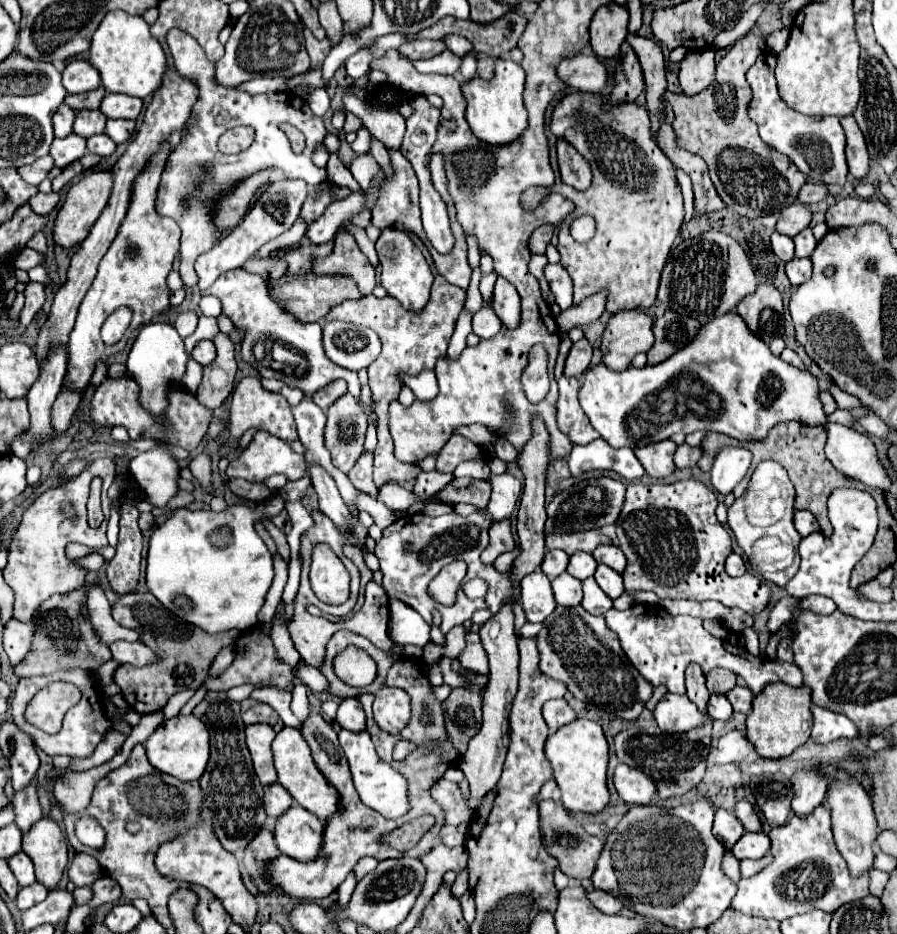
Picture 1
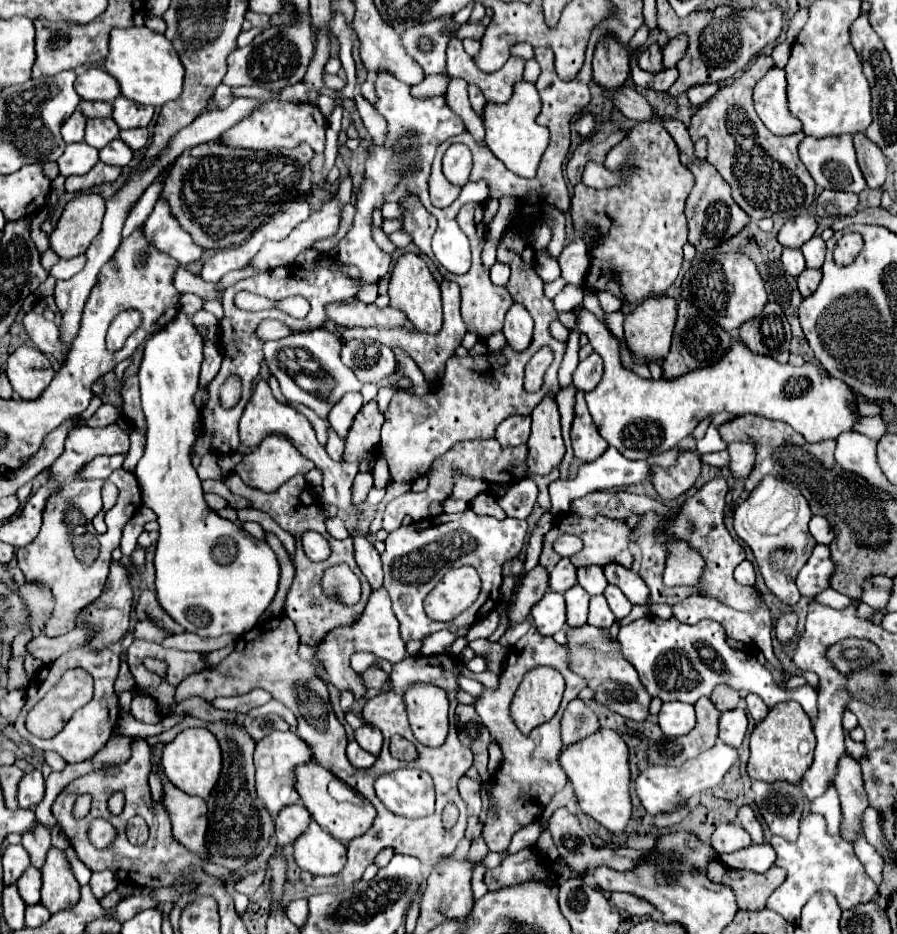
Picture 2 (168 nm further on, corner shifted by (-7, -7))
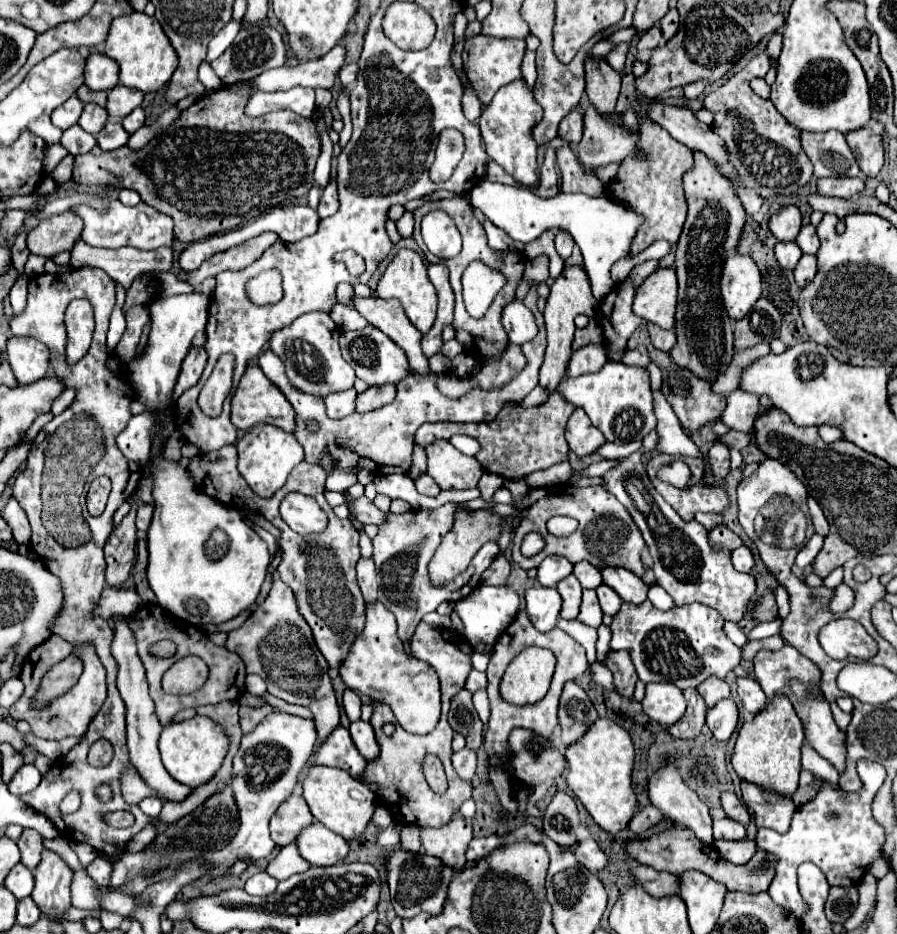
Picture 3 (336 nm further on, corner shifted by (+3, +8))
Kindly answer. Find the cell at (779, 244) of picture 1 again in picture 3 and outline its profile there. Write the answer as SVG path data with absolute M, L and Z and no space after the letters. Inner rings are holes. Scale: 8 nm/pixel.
M794 241L776 245L776 259L784 269L794 269L796 263L800 261L800 257L802 257L802 251Z

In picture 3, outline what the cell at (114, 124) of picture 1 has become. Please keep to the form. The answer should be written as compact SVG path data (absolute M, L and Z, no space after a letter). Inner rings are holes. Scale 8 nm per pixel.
M138 107L138 109L134 109L130 115L126 115L124 119L122 119L122 125L124 125L124 129L132 135L136 129L140 129L142 125L144 125L144 109L142 107Z

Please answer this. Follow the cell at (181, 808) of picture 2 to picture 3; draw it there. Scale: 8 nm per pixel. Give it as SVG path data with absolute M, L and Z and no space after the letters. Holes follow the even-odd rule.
M120 619L114 621L114 639L112 639L112 655L118 661L118 691L120 697L126 703L126 727L128 727L128 751L130 751L130 763L138 769L138 773L144 777L144 781L160 791L168 801L184 801L192 789L186 785L180 785L178 781L172 781L168 777L168 771L164 769L160 761L158 751L158 739L162 733L162 725L154 713L154 701L148 695L148 683L146 683L146 671L136 651L136 639L132 637L132 629L128 629L128 621Z

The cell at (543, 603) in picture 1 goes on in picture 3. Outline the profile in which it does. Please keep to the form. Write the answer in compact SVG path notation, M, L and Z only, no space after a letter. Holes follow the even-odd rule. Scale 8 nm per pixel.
M532 587L526 593L526 611L534 623L534 627L542 633L556 627L560 619L562 597L554 587Z

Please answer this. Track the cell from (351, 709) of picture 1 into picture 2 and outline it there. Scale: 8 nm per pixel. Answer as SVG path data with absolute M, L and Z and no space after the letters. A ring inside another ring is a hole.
M364 724L362 728L356 730L356 742L364 750L372 752L374 756L378 756L380 748L382 748L382 732L378 732L378 728L374 728L372 724Z

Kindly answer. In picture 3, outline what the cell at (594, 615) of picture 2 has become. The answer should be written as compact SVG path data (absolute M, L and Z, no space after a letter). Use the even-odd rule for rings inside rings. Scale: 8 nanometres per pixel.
M586 589L586 591L584 591L584 597L582 597L582 607L580 607L578 621L582 621L582 623L588 625L588 627L598 629L598 627L602 625L602 617L604 617L604 613L602 613L602 609L600 609L600 605L598 605L596 593L590 591L590 589Z

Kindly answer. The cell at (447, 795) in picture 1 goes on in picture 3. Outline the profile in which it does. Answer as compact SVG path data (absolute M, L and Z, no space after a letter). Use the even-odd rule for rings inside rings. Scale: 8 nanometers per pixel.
M460 749L452 755L452 765L456 769L456 773L462 779L472 779L474 771L476 771L476 751L474 749Z

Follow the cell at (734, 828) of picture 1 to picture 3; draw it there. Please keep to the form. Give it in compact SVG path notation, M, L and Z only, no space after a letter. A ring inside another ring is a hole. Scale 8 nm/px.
M728 817L714 821L714 839L730 839L730 841L740 841L746 837L744 825L738 821L732 821Z

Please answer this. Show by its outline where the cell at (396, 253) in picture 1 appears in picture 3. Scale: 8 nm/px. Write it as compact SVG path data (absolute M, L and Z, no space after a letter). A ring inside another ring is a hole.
M400 249L396 253L396 257L392 259L392 263L388 265L388 269L384 271L380 283L378 283L378 289L376 289L378 297L380 299L388 299L388 297L396 297L402 307L404 307L404 313L406 317L410 319L410 323L420 329L422 333L428 333L428 329L434 325L436 321L436 289L434 285L430 283L428 275L426 275L426 265L422 261L422 257L416 253L416 251L410 251L410 249Z

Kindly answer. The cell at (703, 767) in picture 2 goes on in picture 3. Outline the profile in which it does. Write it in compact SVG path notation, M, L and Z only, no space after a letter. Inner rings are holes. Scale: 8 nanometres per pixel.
M668 757L666 765L656 771L656 775L650 779L650 785L648 785L648 795L650 795L650 801L654 807L658 807L662 811L664 817L676 821L676 823L682 823L684 827L692 829L694 835L706 843L706 845L712 845L714 843L714 837L712 837L712 817L708 813L708 807L700 801L700 797L680 779L678 775L678 769L674 767L674 763L670 761L672 757Z

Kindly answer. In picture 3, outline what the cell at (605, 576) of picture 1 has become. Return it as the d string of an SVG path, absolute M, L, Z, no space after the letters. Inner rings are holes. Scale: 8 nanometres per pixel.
M600 585L600 587L596 589L596 593L598 593L598 599L600 599L602 611L604 611L606 615L614 617L614 615L620 611L620 605L622 605L618 593L616 593L614 589L610 589L608 585Z

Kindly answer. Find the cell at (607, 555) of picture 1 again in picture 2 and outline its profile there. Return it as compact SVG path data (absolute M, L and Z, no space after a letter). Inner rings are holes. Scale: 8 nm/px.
M606 564L604 574L610 584L616 584L628 596L632 604L646 604L650 592L634 570L622 568L620 564Z

